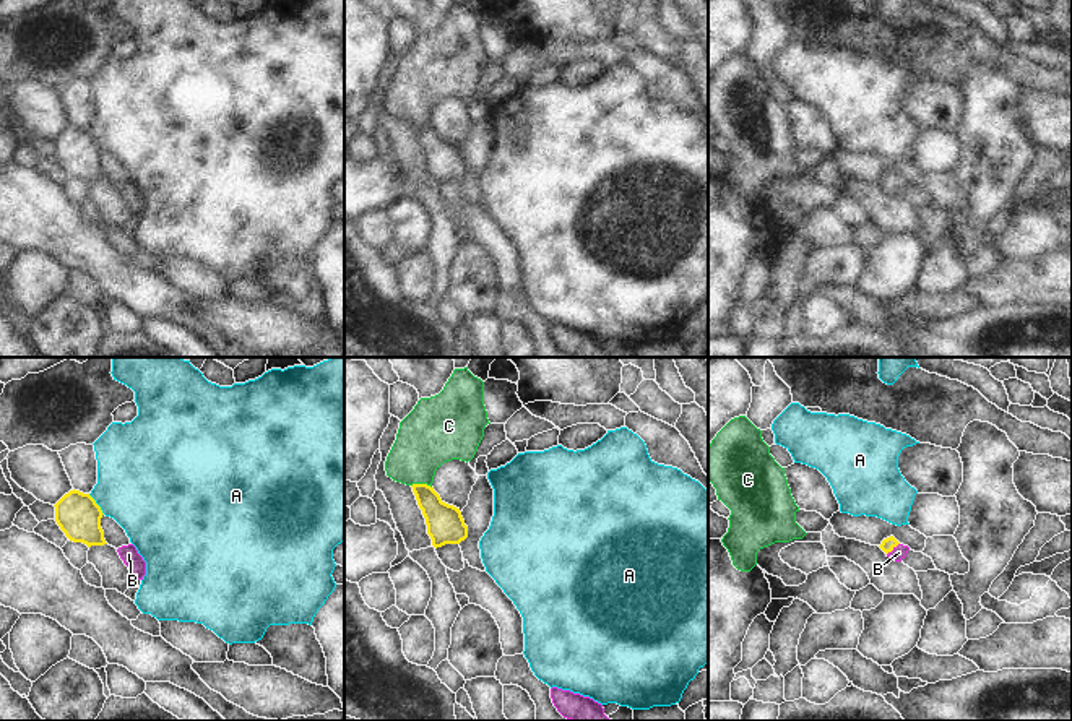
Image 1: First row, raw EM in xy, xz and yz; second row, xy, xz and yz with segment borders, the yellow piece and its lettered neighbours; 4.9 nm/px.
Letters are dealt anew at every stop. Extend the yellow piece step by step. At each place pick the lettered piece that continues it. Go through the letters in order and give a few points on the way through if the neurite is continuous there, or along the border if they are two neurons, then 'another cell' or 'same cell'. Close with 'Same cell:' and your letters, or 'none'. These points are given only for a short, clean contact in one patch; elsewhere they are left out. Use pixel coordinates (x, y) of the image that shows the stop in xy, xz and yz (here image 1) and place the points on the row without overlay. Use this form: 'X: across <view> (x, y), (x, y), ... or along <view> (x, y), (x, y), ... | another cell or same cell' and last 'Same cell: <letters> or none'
A: along xy (88, 130), (104, 150) | another cell
B: across yz (887, 181), (892, 185), (899, 189) | same cell
C: along xz (411, 120), (427, 120), (431, 124) | another cell
Same cell: B

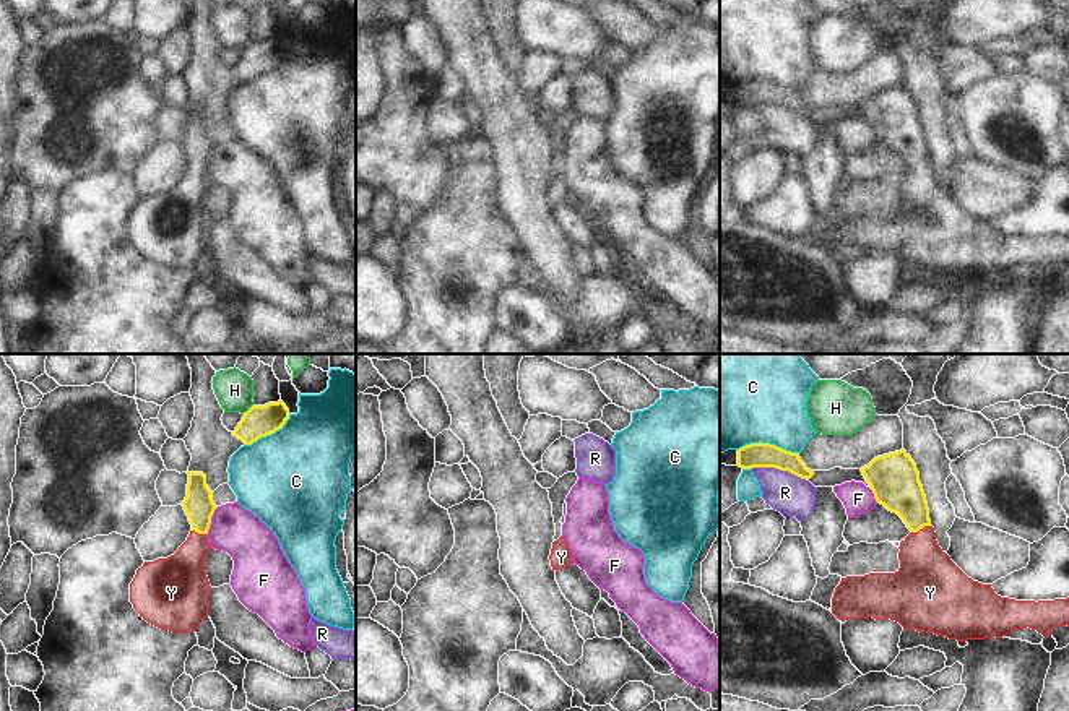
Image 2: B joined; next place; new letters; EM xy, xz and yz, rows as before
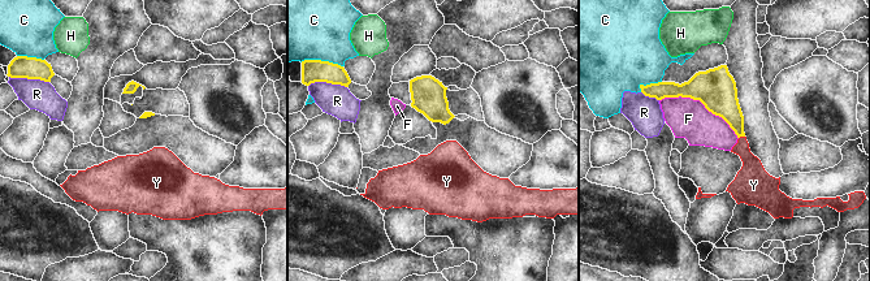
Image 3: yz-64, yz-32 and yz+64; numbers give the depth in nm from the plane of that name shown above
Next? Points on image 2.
C: another cell
F: another cell
H: along xy (252, 41), (242, 49) | another cell
R: another cell
Y: across yz (895, 120), (908, 137), (920, 164), (921, 198), (926, 213) | same cell
Same cell: Y

